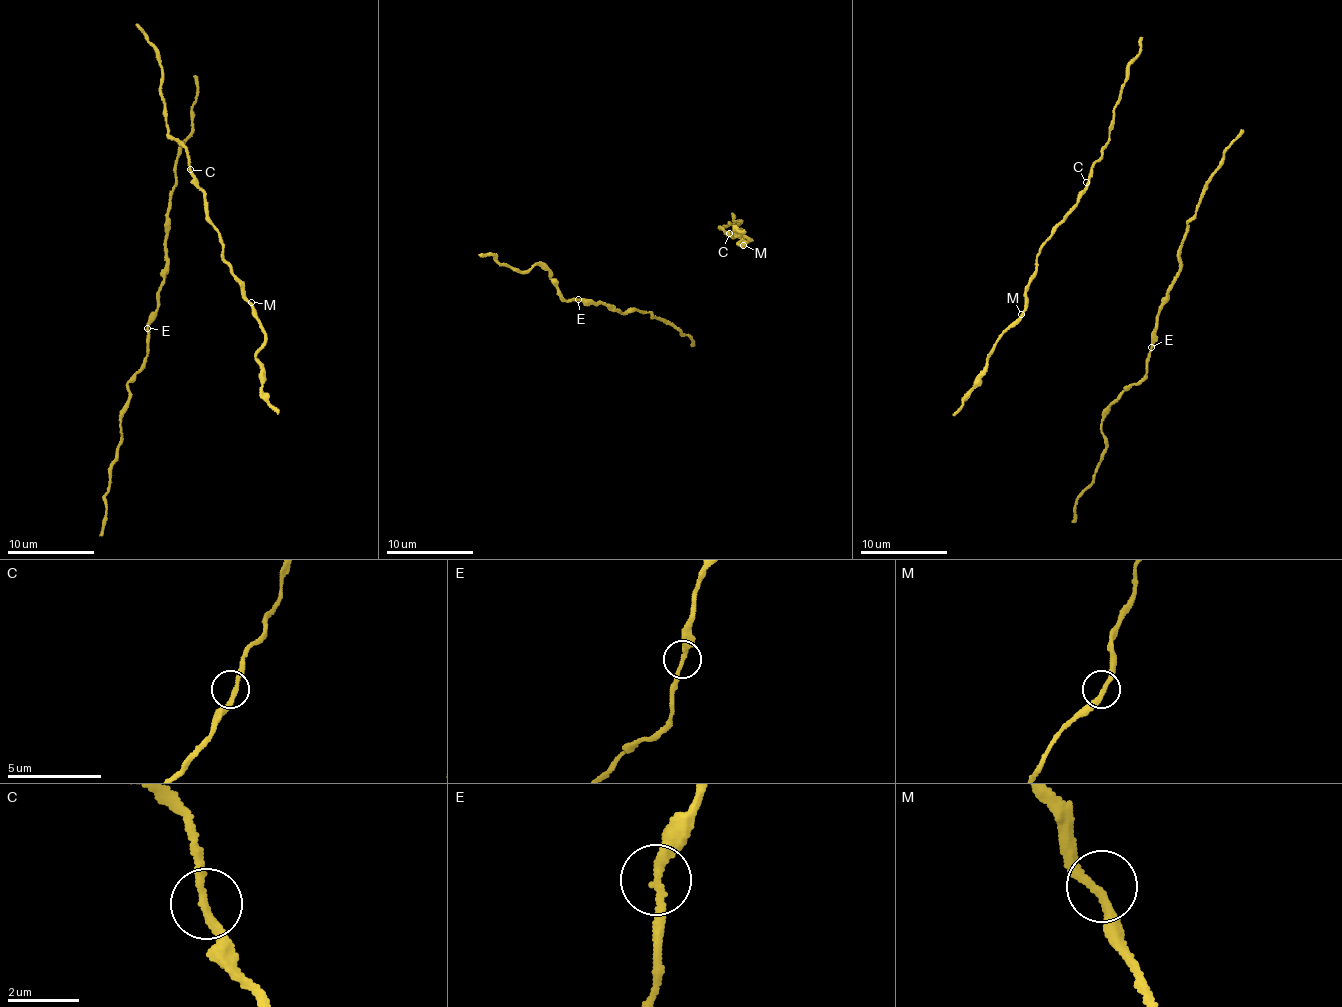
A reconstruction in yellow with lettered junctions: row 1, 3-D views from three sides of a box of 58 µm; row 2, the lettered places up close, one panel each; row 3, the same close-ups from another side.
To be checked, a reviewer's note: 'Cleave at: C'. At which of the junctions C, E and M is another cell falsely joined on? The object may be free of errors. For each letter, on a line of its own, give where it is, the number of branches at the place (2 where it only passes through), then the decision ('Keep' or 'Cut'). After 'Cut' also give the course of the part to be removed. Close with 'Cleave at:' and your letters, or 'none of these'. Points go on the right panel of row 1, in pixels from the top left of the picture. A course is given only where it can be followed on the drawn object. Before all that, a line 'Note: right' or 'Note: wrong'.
Note: wrong
C: Place: (1086, 182). Branches: 2. Keep
E: Place: (1151, 347). Branches: 2. Keep
M: Place: (1021, 314). Branches: 2. Keep
Cleave at: none of these

